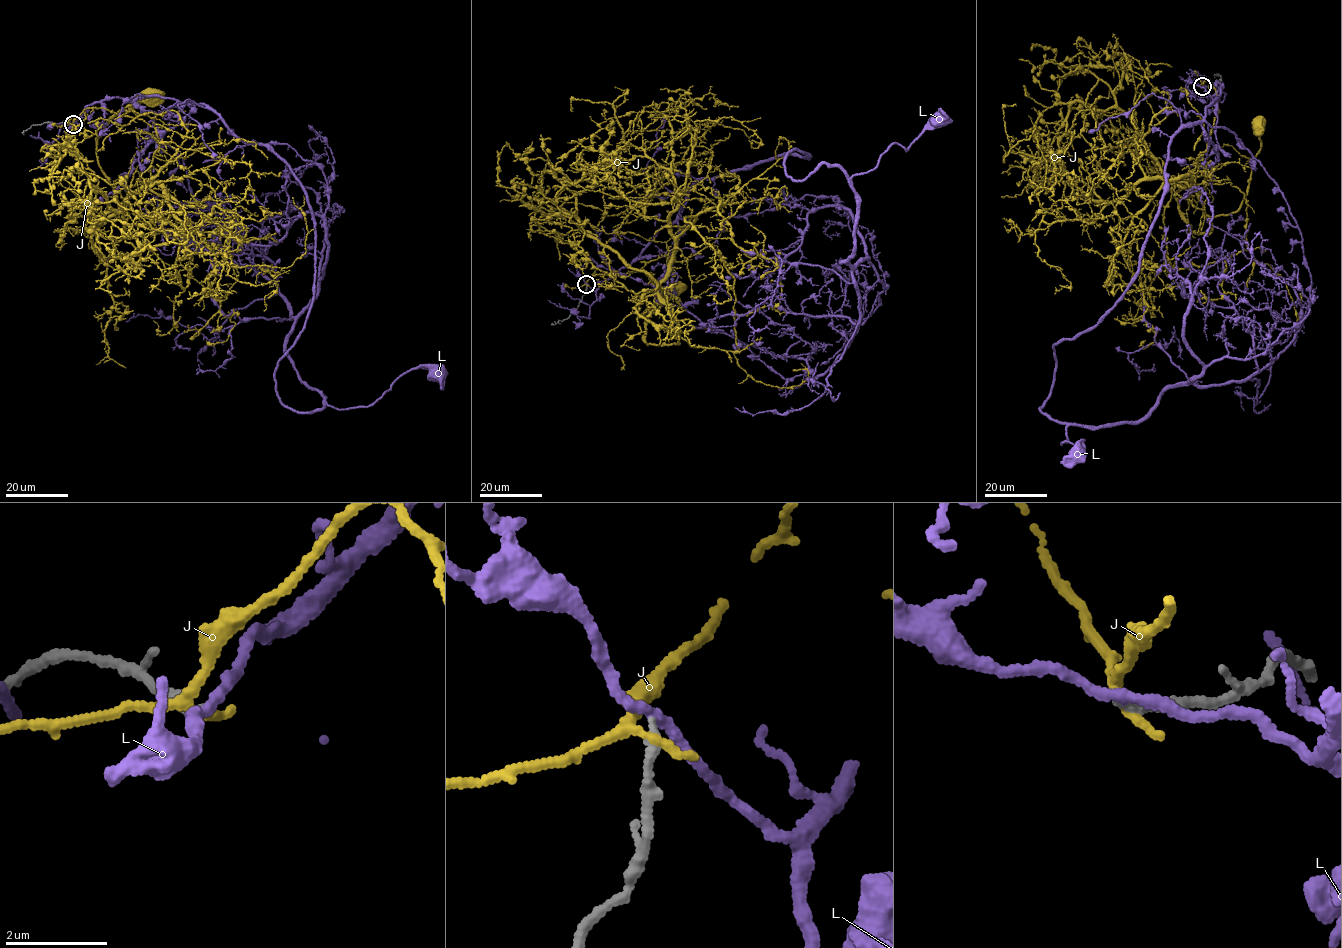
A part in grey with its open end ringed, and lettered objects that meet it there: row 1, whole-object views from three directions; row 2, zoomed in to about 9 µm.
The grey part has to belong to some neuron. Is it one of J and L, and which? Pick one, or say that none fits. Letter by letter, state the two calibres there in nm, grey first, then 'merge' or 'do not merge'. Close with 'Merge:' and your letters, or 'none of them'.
J: 190 nm thick on the grey side, 180 nm on the other; do not merge
L: 170 nm thick on the grey side, 200 nm on the other; do not merge
Merge: none of them

